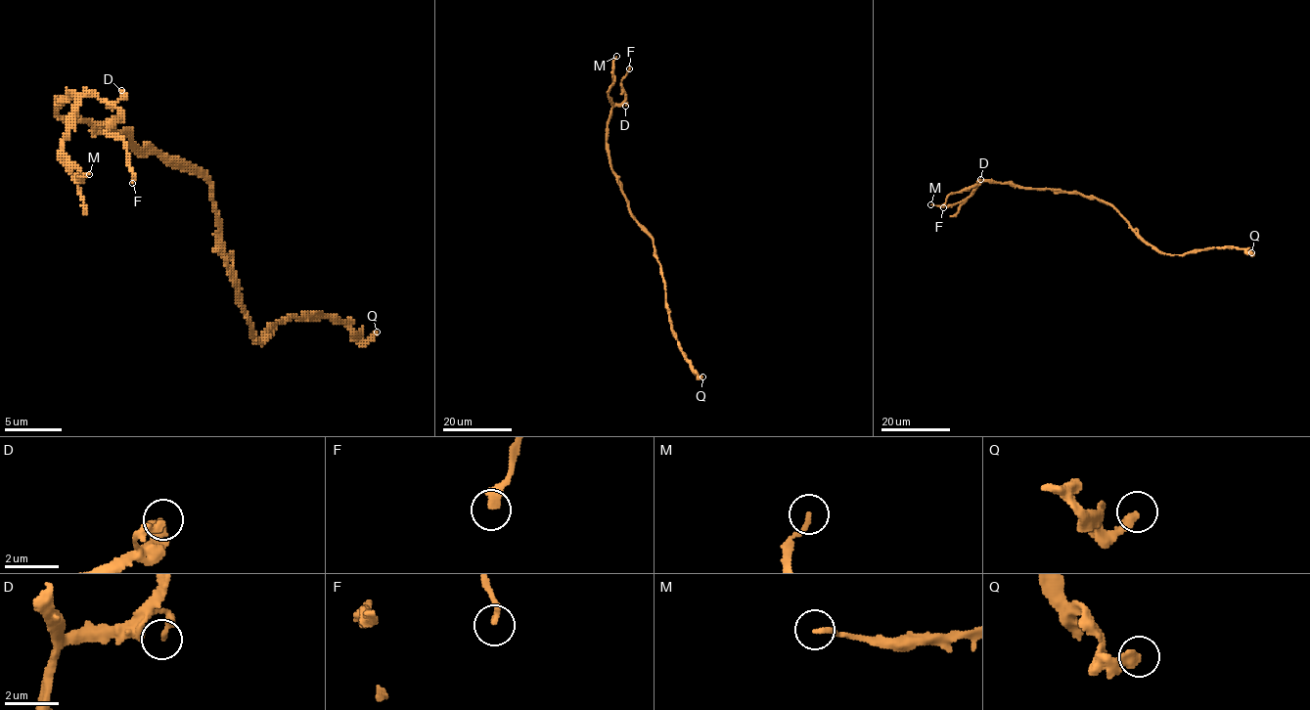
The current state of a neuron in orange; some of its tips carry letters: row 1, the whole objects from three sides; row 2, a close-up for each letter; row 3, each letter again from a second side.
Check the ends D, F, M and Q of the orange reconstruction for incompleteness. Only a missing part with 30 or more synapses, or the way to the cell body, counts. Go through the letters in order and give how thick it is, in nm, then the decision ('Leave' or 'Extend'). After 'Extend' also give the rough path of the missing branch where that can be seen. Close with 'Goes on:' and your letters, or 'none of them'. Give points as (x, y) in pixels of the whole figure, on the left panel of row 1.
D: Thickness 260 nm. Leave
F: Thickness 260 nm. Leave
M: Thickness 170 nm. Extend. Course of what is missing: (89, 174), (89, 177), (95, 171), (129, 168), (138, 177)
Q: Thickness 360 nm. Leave
Goes on: M

